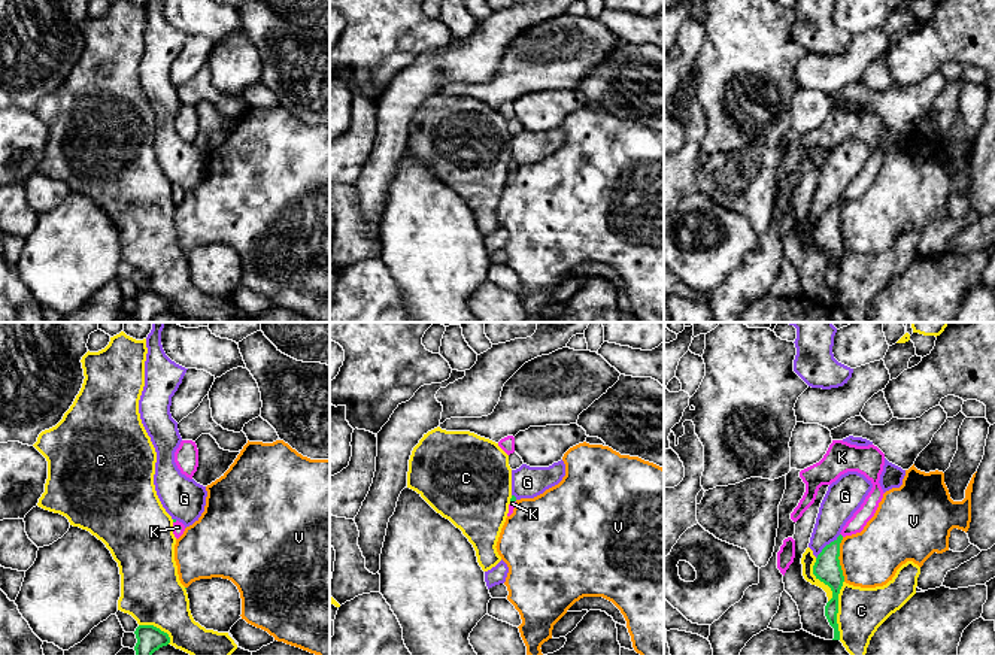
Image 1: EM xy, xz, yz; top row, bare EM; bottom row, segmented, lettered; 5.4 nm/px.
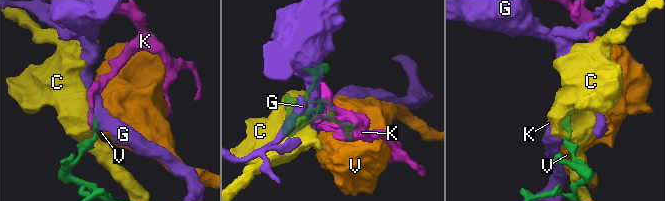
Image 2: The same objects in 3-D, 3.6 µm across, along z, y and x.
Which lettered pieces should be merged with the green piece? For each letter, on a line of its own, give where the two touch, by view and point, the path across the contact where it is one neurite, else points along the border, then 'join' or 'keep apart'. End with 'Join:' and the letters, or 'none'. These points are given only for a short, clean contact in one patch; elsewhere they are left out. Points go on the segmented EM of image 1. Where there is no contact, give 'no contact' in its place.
C: yz (837, 610) | keep apart
G: yz (827, 545) | along yz (840, 534), (816, 558) | keep apart
K: xz (513, 500) | across xz (513, 499), (513, 500), (512, 503) | join
V: yz (839, 560) | along yz (842, 537), (839, 560), (845, 581) | keep apart
Join: K

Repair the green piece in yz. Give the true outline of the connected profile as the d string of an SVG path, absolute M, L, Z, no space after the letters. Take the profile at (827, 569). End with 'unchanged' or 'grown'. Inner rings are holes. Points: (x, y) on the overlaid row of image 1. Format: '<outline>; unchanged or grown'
M832 440L826 454L819 463L800 471L800 477L806 483L806 492L791 513L791 519L794 522L797 522L814 503L817 491L822 485L831 485L847 471L858 471L873 483L873 488L861 507L846 522L840 536L822 549L813 565L813 574L816 579L828 585L832 591L832 598L825 606L825 616L829 625L834 628L832 640L840 640L837 624L838 594L844 582L838 560L840 543L846 536L861 533L867 522L874 516L885 494L879 483L883 466L885 454L877 446L856 446L843 440Z; grown

